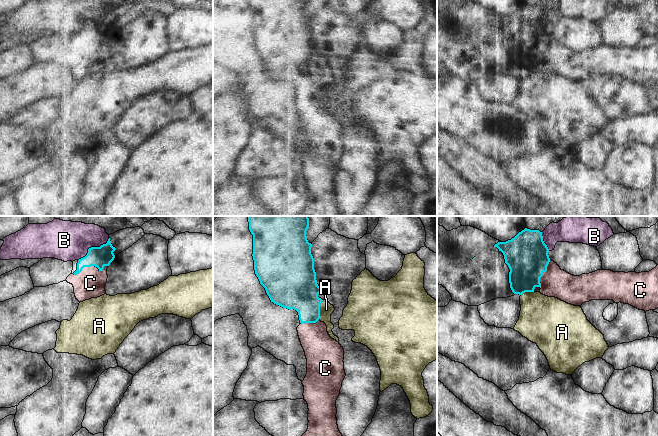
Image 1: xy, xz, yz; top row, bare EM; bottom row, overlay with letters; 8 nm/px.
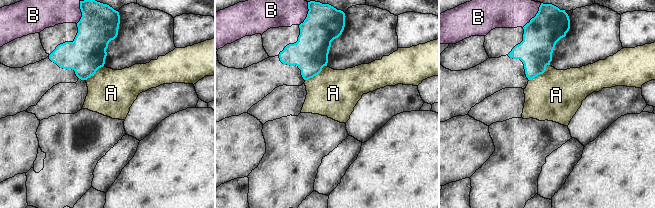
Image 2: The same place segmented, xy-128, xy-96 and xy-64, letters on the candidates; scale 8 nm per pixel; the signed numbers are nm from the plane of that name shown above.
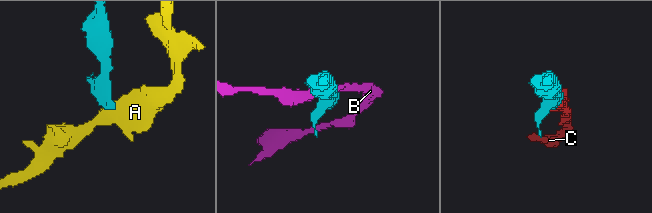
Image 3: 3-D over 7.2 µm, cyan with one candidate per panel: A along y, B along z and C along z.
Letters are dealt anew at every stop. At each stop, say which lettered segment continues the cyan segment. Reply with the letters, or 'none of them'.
C

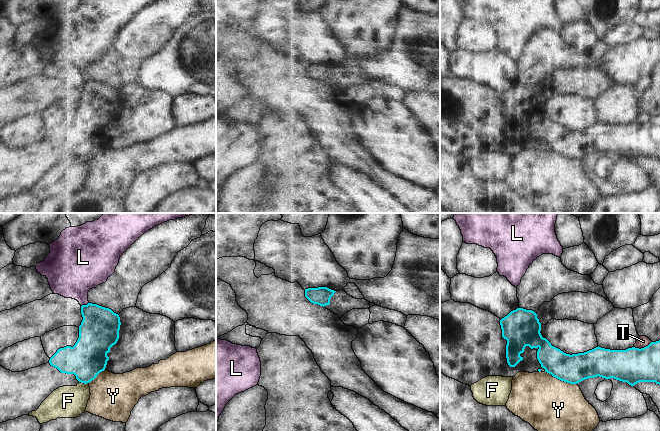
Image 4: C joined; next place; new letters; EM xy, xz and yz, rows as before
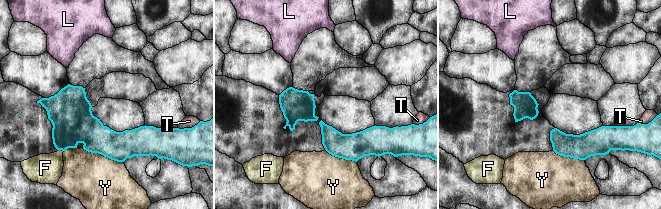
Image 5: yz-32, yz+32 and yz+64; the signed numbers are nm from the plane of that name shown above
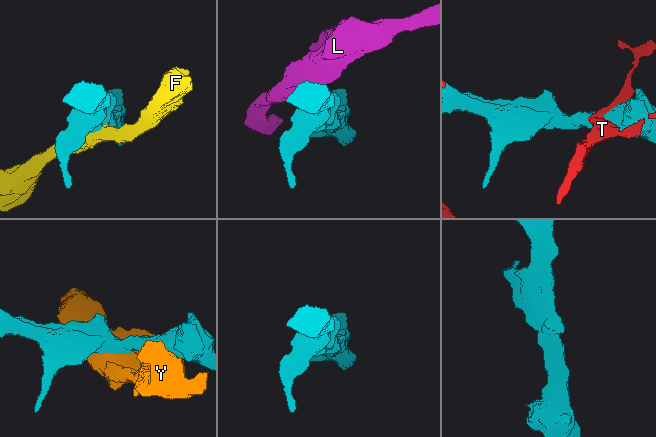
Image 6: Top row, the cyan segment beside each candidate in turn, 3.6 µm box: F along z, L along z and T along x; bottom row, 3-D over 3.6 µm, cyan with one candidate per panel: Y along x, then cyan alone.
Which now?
none of them

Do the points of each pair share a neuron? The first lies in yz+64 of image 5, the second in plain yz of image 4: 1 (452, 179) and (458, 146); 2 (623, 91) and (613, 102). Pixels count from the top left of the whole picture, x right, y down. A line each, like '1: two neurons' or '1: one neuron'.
1: two neurons
2: one neuron

